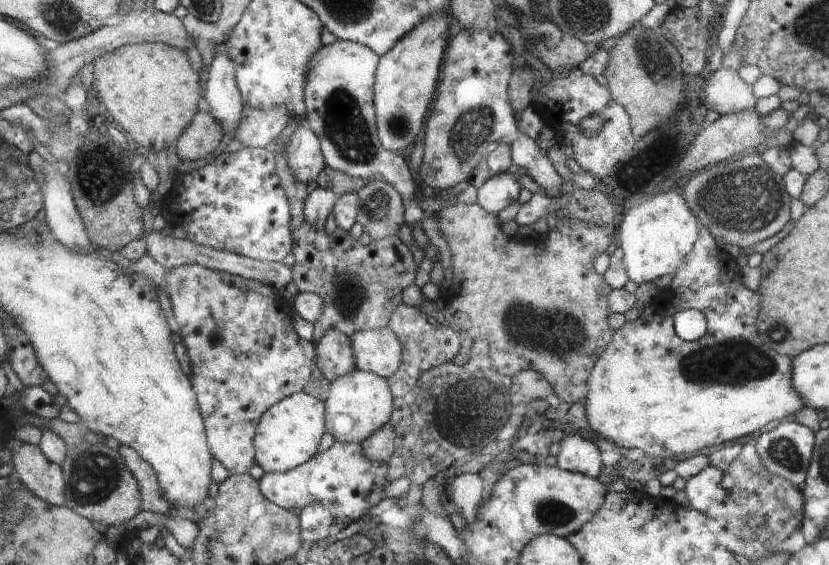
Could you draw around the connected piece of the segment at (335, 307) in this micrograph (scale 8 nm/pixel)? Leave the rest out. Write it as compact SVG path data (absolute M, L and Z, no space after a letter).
M306 221L294 231L294 256L295 263L291 267L292 281L298 287L299 292L319 294L325 302L323 316L314 323L312 340L314 346L326 333L334 329L349 337L362 329L384 329L388 326L394 310L398 310L398 306L404 304L403 290L414 282L414 274L416 274L408 245L398 237L372 240L370 244L363 246L359 239L355 240L349 231L340 227L329 235L324 229L315 229Z

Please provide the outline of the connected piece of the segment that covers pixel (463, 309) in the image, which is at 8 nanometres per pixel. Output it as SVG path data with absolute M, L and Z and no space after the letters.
M457 202L454 206L443 208L437 212L437 219L439 222L439 230L448 242L450 252L452 252L453 277L451 284L447 288L443 285L440 287L440 295L444 302L444 306L440 312L442 312L447 320L449 327L453 328L459 334L461 340L460 354L456 356L454 362L458 365L462 364L464 358L467 358L468 354L471 354L475 348L483 347L489 353L493 367L500 376L510 376L510 378L513 378L513 376L516 376L523 370L532 369L546 378L553 386L553 392L564 403L580 403L584 401L584 398L588 396L588 380L592 376L593 366L600 360L602 352L612 344L614 333L616 332L609 325L610 310L608 294L612 288L608 286L603 275L595 271L594 259L604 253L615 242L617 227L610 226L610 223L604 223L602 226L594 226L594 224L583 220L564 219L560 221L558 228L547 232L544 242L537 242L537 240L532 242L532 240L522 240L520 237L507 237L502 232L497 215L486 212L478 203L465 204Z

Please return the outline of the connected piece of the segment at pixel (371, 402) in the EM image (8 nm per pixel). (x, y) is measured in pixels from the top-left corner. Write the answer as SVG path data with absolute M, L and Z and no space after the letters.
M355 368L352 373L331 383L330 388L329 397L325 400L326 430L336 441L360 445L390 420L393 394L390 394L387 379Z

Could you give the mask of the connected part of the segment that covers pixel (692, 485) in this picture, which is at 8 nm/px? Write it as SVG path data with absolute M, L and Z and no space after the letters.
M706 466L698 474L686 481L685 493L692 506L701 513L706 513L710 504L714 503L724 472L719 468Z

